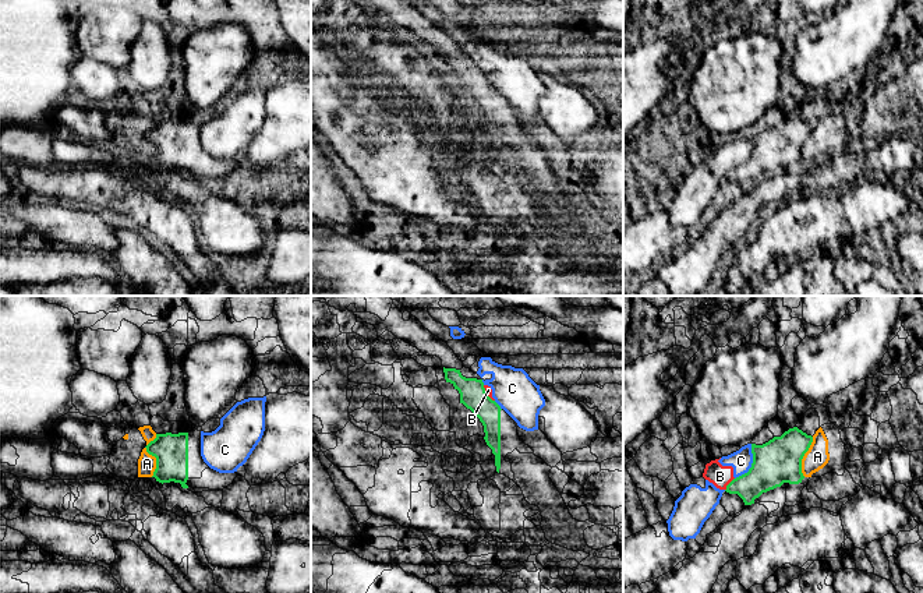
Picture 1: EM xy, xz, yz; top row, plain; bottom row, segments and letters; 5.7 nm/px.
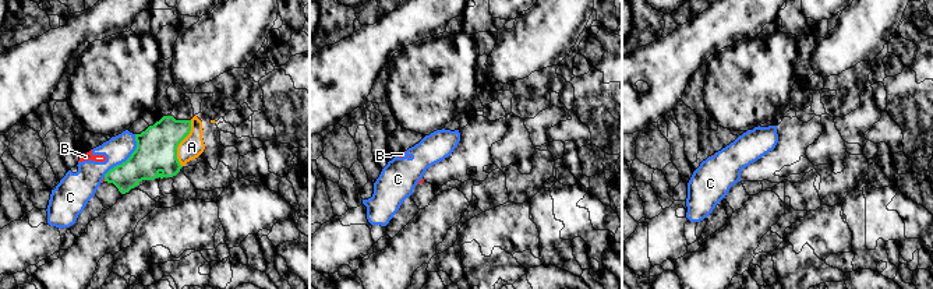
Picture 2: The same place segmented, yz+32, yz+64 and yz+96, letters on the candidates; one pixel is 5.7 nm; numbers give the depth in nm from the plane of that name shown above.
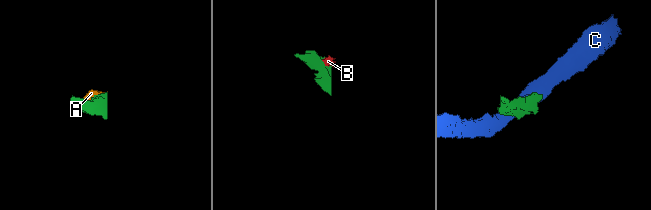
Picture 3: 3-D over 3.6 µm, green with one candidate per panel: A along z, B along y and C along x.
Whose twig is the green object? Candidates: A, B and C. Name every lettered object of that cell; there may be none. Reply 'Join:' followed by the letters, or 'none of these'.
Join: none of these

